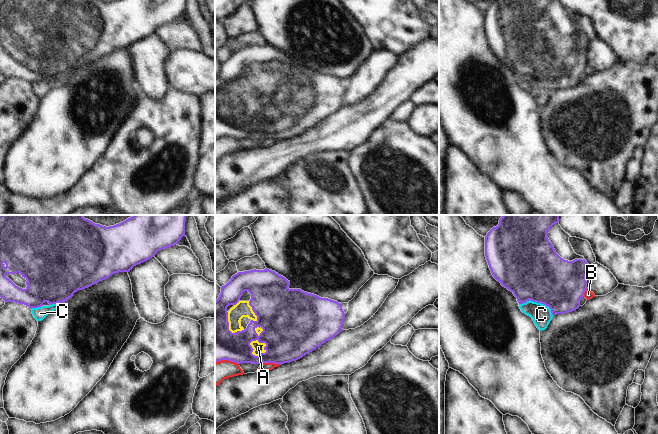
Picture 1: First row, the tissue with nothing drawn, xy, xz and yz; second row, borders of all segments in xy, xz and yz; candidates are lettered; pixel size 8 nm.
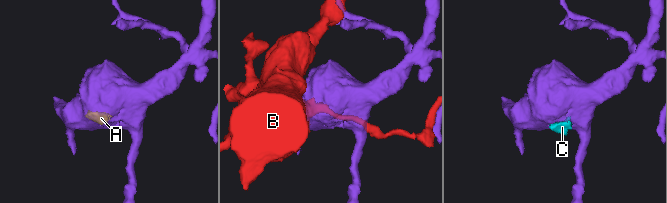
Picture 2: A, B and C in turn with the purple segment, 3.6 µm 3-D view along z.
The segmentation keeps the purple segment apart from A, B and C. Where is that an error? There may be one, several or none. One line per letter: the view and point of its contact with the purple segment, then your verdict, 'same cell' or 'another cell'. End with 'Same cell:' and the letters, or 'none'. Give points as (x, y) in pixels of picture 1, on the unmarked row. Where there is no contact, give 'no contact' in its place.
A: xz (261, 118) | same cell
B: xz (271, 138) | another cell
C: yz (538, 78) | same cell
Same cell: A, C

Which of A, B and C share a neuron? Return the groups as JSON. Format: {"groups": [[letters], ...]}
{"groups": [["A", "C"], ["B"]]}

